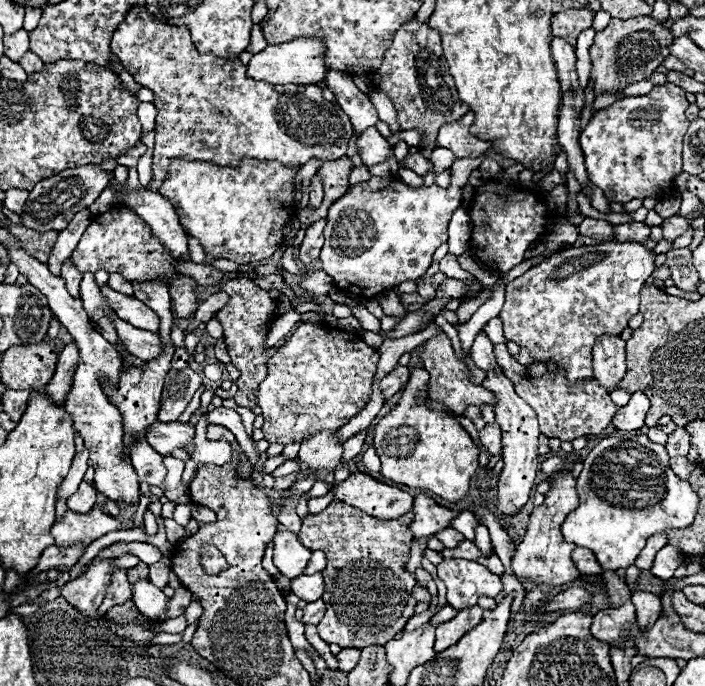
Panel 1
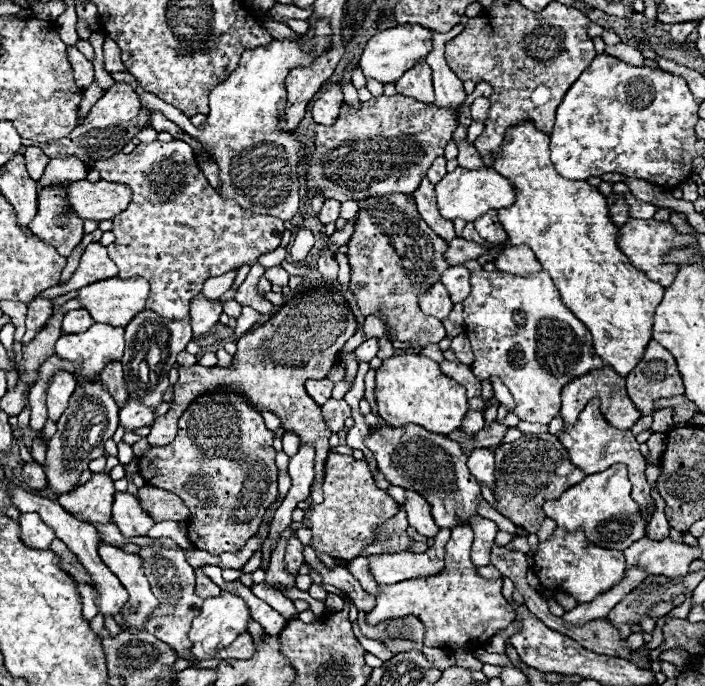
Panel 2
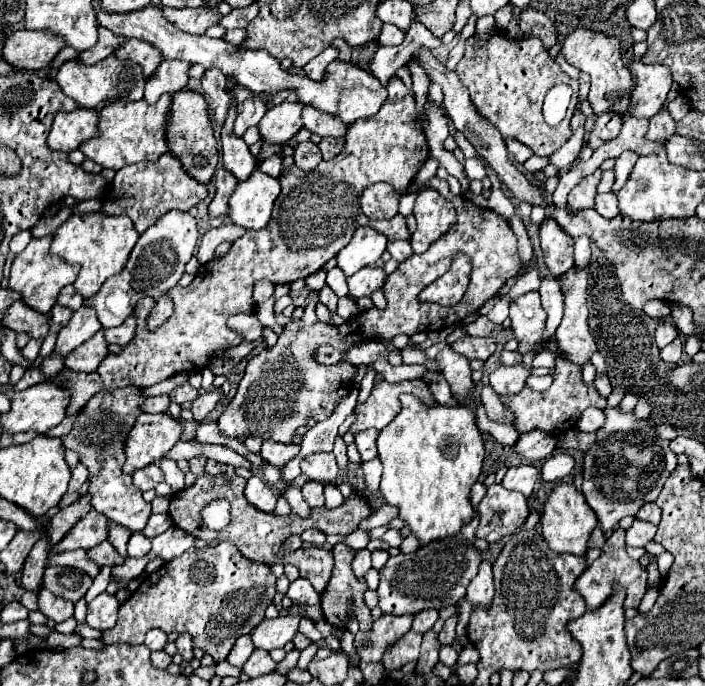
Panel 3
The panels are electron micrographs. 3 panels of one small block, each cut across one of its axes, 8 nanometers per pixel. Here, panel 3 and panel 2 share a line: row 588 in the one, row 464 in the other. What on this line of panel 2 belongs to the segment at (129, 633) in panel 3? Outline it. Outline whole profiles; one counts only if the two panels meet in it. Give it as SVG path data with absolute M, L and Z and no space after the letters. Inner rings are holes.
M208 390L204 392L202 396L196 396L194 402L186 408L186 412L180 416L180 430L178 430L178 436L174 442L166 444L166 446L150 446L146 454L142 454L138 458L138 474L144 478L144 482L148 486L154 486L154 488L162 488L162 490L168 490L176 496L180 496L184 500L184 504L188 506L190 510L190 518L186 520L188 522L188 540L192 542L192 546L196 550L204 550L204 552L210 552L212 556L220 556L224 552L240 552L244 548L244 544L258 532L260 524L262 524L262 518L264 518L264 512L270 508L270 504L276 500L278 496L278 484L276 484L276 464L274 464L274 456L276 456L276 450L272 448L272 442L274 442L274 432L268 430L264 426L264 420L260 416L260 412L240 394L240 392L234 392L234 390Z

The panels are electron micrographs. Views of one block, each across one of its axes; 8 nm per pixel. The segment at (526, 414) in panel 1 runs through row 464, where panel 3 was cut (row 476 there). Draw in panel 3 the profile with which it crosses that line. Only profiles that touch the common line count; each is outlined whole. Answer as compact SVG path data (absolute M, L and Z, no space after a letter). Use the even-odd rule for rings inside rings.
M520 464L520 466L512 466L506 470L502 486L508 490L518 490L526 498L530 498L534 492L536 480L538 480L538 470L532 464Z

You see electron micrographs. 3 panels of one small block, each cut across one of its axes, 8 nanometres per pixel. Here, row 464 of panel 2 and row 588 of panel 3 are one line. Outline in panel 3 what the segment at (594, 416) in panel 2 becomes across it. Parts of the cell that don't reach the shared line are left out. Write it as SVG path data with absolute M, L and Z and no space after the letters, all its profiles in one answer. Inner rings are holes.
M614 530L612 536L606 540L606 544L602 546L602 554L598 560L594 560L586 572L576 580L576 590L584 596L586 600L586 608L588 610L596 610L604 604L604 600L610 596L612 586L620 584L626 588L626 600L624 600L624 608L636 608L646 592L646 568L638 562L632 560L626 550L624 550L624 540L622 540L622 530Z

